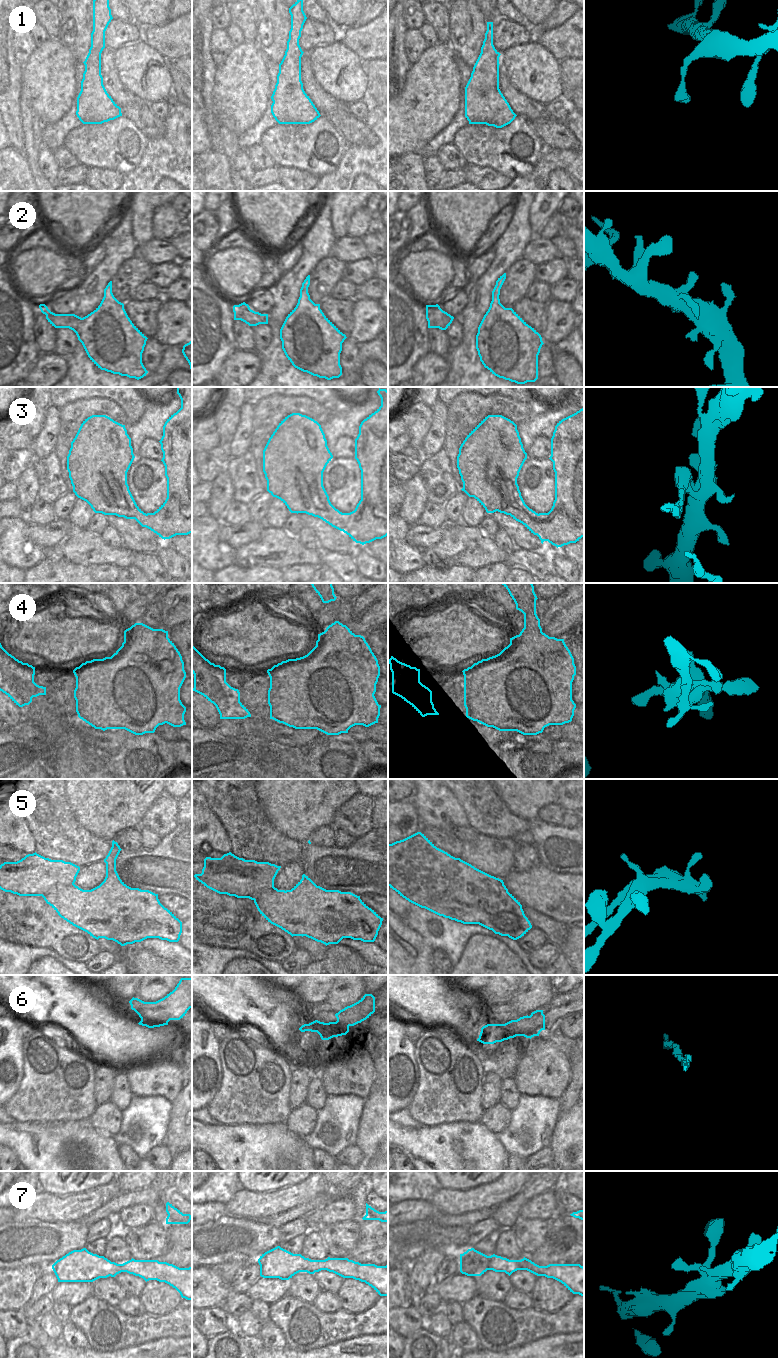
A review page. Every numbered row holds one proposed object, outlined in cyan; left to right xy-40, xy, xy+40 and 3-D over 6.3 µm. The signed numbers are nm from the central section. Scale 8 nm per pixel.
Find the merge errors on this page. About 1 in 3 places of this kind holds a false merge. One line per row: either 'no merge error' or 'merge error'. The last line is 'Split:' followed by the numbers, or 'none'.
1: no merge error
2: no merge error
3: merge error
4: no merge error
5: merge error
6: merge error
7: no merge error
Split: 3, 5, 6

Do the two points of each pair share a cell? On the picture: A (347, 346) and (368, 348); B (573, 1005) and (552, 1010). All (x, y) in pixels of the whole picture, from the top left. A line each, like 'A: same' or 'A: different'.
A: different
B: same

